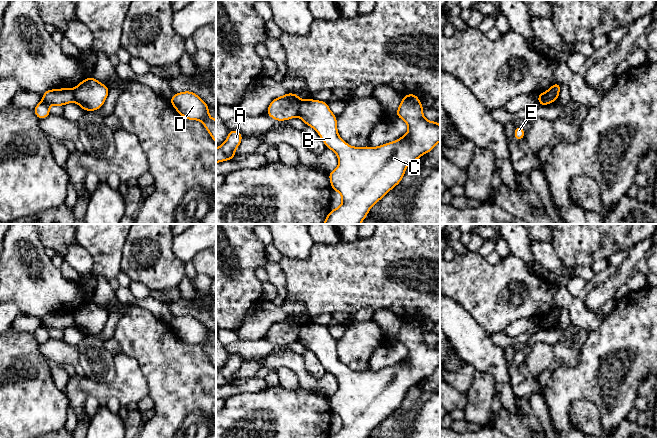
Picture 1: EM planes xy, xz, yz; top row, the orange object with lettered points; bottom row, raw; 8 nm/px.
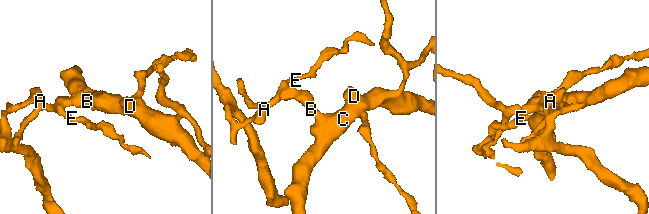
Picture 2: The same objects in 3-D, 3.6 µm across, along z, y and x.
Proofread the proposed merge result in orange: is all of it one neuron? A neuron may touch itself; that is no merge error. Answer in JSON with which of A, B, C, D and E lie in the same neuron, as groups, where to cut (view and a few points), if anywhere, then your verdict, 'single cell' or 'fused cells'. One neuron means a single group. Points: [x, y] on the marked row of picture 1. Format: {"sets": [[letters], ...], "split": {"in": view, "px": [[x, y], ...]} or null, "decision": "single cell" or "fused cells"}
{"sets": [["A", "E"], ["B", "C", "D"]], "split": {"in": "xz", "px": [[302, 100], [296, 115]]}, "decision": "fused cells"}

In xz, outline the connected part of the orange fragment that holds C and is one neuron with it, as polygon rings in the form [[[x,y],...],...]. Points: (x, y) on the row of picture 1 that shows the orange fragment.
[[[416,94],[403,95],[403,99],[396,111],[396,117],[401,118],[408,125],[408,132],[401,138],[378,147],[353,147],[340,138],[336,115],[331,112],[327,102],[314,99],[301,101],[297,116],[307,126],[316,130],[327,149],[334,151],[339,160],[337,168],[328,173],[328,176],[332,190],[341,194],[342,204],[337,209],[330,210],[323,224],[361,224],[371,207],[401,182],[407,166],[434,149],[440,142],[440,125],[437,121],[428,121],[423,115],[423,108]]]

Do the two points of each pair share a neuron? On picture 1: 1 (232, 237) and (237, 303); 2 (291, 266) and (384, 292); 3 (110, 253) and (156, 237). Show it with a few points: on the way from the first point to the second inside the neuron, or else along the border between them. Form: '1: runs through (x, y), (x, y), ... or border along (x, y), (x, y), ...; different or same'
1: runs through (237, 253), (244, 269), (239, 277), (239, 287); same
2: runs through (314, 278), (361, 278); same
3: border along (128, 234), (123, 247), (120, 270); different

